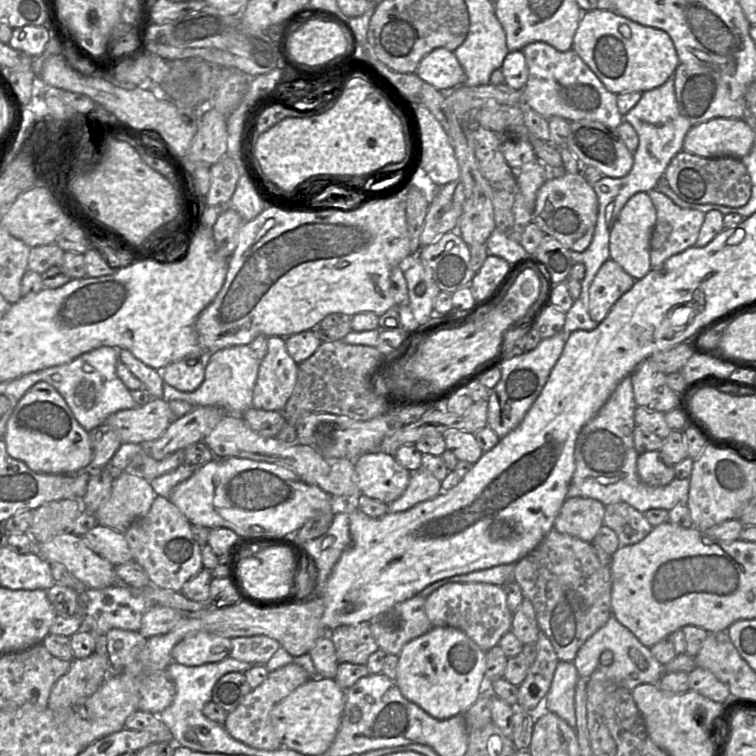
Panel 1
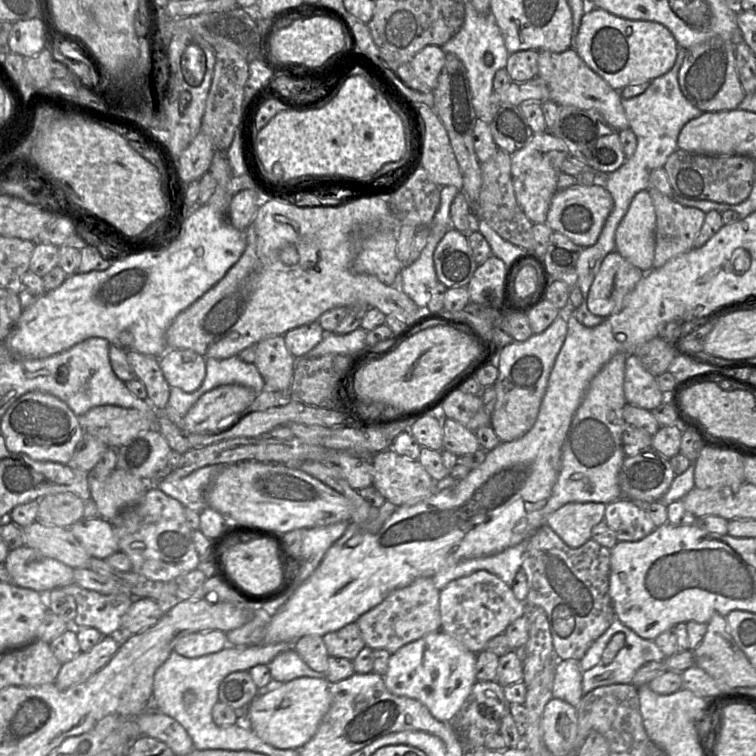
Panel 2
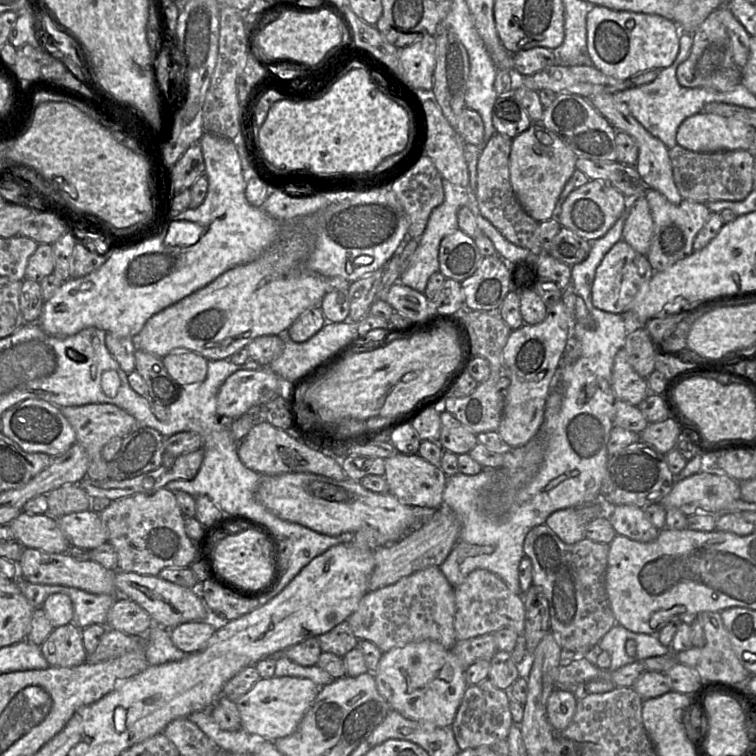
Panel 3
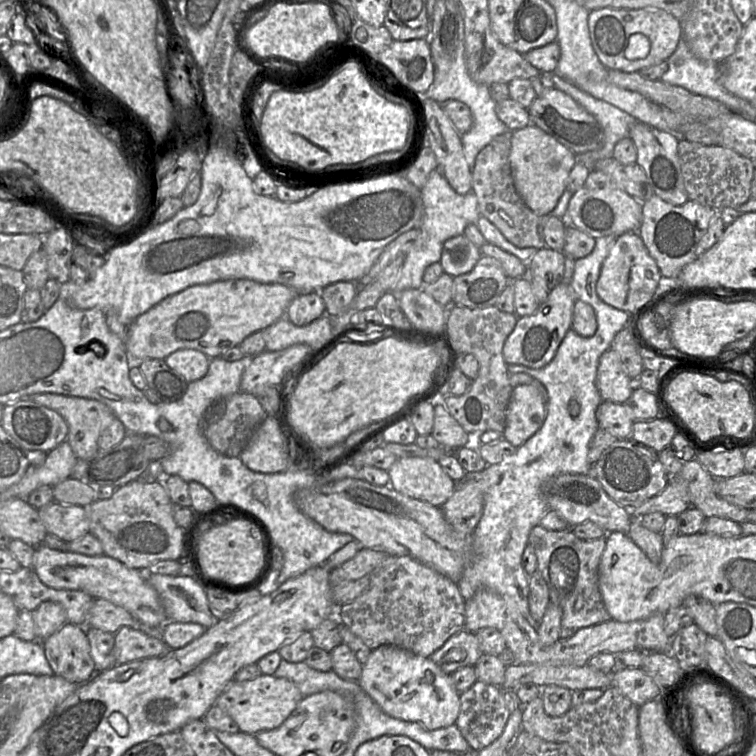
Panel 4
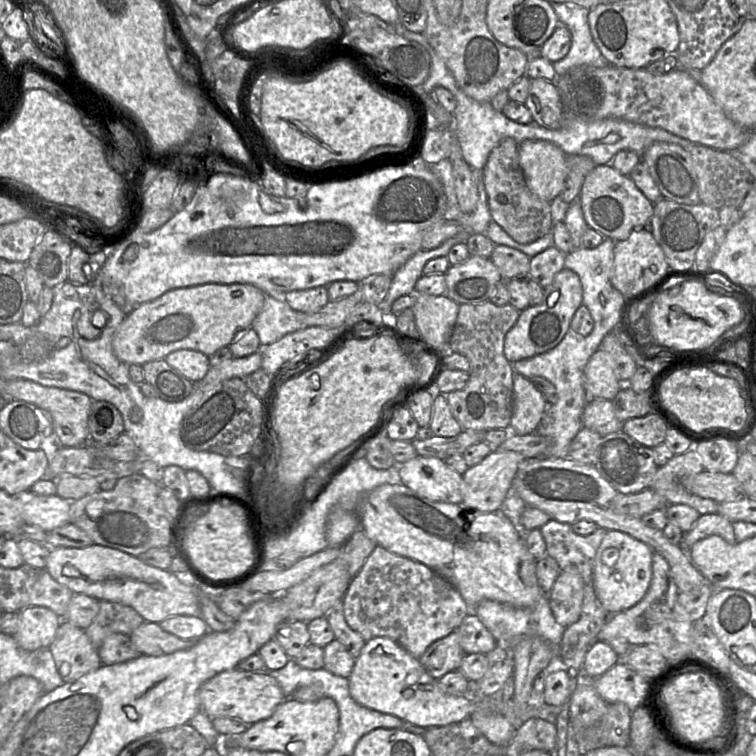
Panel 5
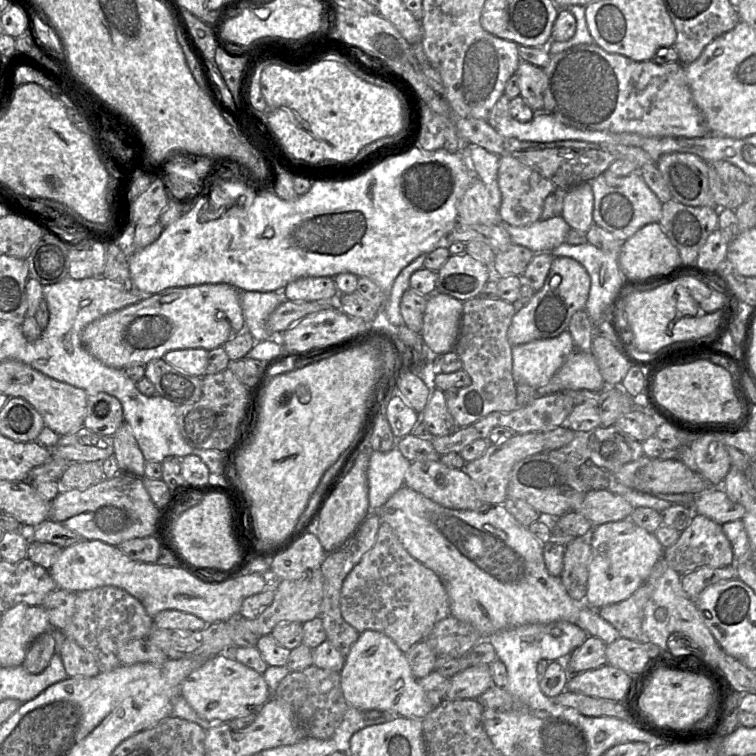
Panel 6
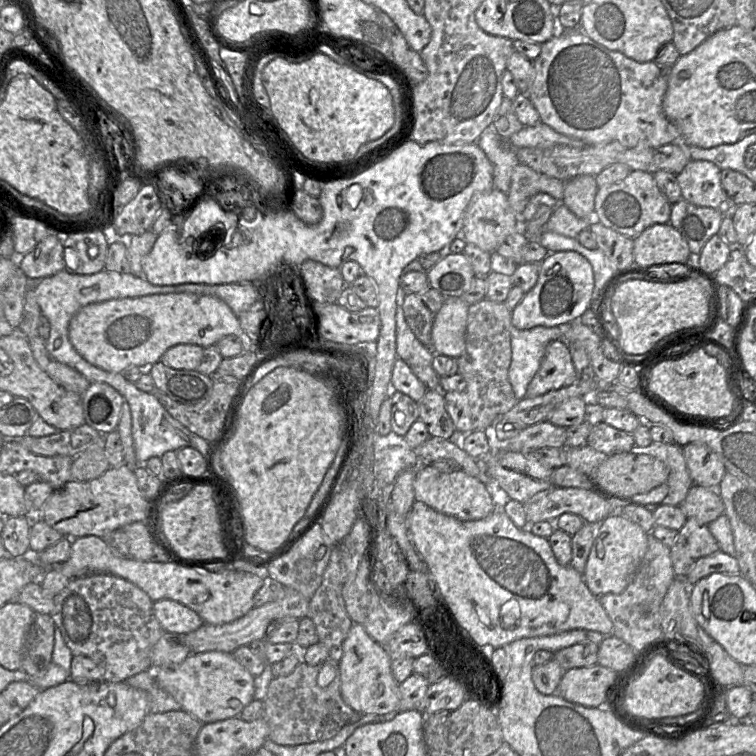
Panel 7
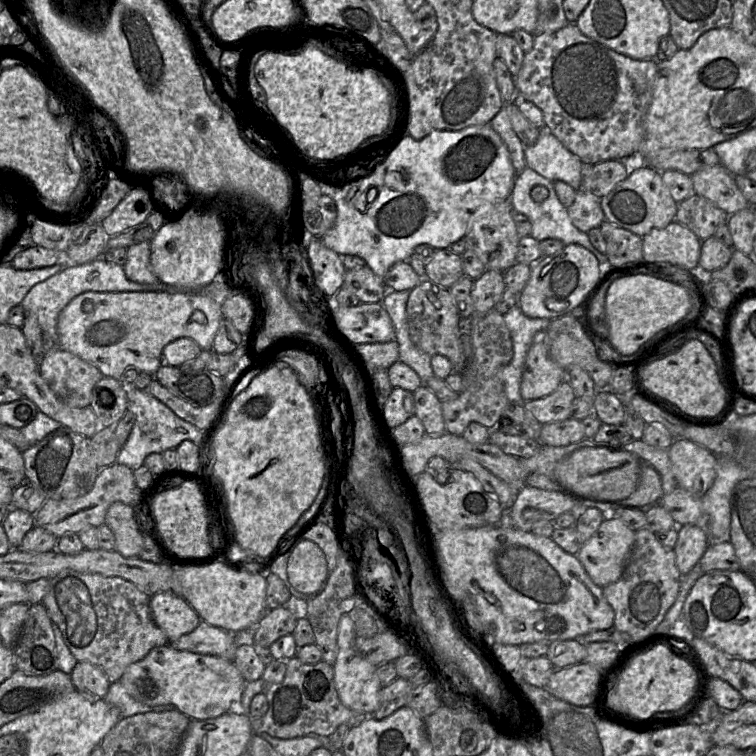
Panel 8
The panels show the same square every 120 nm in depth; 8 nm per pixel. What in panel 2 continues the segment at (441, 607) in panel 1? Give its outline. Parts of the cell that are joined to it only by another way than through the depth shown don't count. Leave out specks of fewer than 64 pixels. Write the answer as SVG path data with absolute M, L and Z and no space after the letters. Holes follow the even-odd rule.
M478 570L448 583L440 590L439 606L441 631L473 653L483 651L490 639L503 634L512 622L526 613L526 603L515 597L511 586L486 570Z

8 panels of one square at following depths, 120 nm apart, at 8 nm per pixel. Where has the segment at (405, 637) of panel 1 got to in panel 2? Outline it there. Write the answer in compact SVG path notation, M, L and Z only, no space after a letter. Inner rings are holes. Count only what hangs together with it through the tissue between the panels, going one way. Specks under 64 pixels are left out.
M421 577L406 587L391 592L380 604L362 614L357 619L366 646L378 650L386 650L390 654L395 653L404 645L418 640L423 636L441 630L441 615L439 606L440 590L437 589L431 577Z

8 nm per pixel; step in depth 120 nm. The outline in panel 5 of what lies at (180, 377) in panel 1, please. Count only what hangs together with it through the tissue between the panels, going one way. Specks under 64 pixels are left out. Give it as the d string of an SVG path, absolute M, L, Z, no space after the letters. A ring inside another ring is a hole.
M179 349L169 353L164 359L192 382L202 380L210 369L209 357L196 350Z

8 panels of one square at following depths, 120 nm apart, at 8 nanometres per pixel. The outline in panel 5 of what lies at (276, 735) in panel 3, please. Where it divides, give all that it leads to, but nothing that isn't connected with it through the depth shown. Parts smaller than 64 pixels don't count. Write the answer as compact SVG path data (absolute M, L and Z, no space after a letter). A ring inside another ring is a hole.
M232 669L220 672L204 682L198 690L201 710L210 718L231 717L251 725L269 718L285 700L278 682L268 673Z

